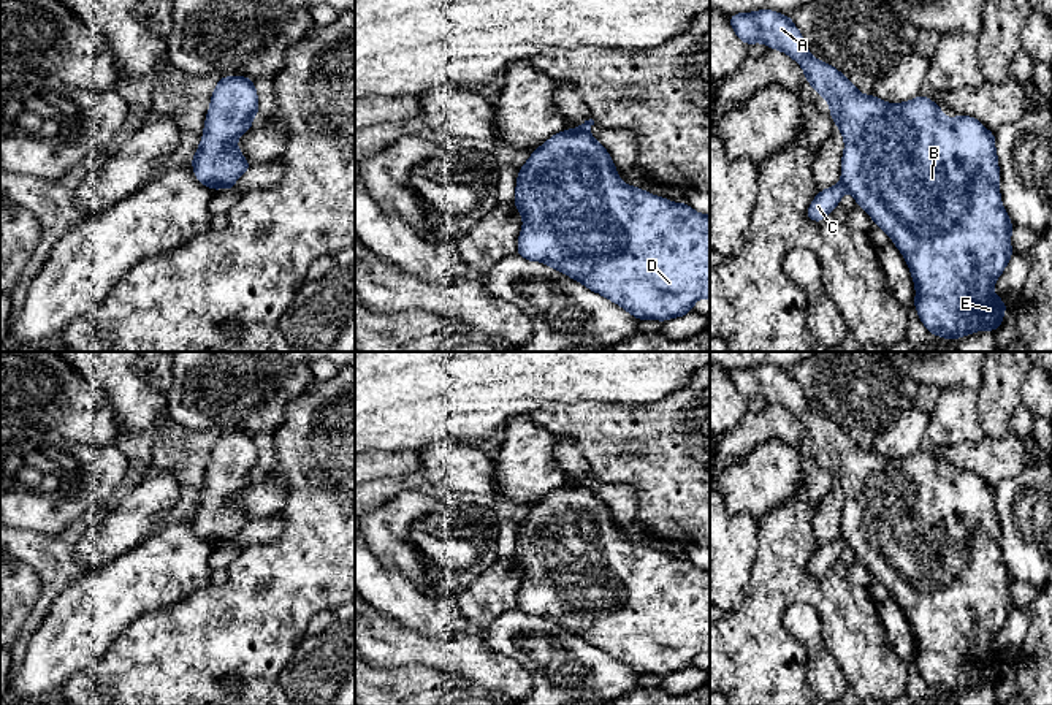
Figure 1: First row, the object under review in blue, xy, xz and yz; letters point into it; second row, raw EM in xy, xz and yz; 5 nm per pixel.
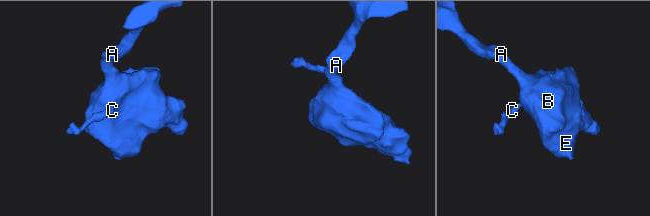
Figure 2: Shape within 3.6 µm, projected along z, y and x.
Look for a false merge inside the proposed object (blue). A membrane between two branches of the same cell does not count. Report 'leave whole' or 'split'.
split

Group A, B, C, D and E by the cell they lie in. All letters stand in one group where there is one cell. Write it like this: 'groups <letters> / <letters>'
groups A B D E / C

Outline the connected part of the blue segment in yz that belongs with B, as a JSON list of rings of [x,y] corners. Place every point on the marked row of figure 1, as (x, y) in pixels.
[[[759,10],[729,16],[729,21],[745,44],[765,43],[768,49],[778,49],[792,57],[803,68],[805,79],[827,100],[830,116],[844,138],[841,184],[905,257],[916,285],[914,307],[924,326],[932,334],[946,339],[959,339],[982,330],[995,333],[1008,304],[993,293],[993,285],[1014,255],[1011,249],[1012,222],[1000,196],[995,133],[970,116],[955,114],[955,119],[951,120],[941,112],[938,103],[925,95],[897,105],[886,103],[875,95],[862,95],[856,84],[835,67],[810,54],[802,33],[789,16]]]

